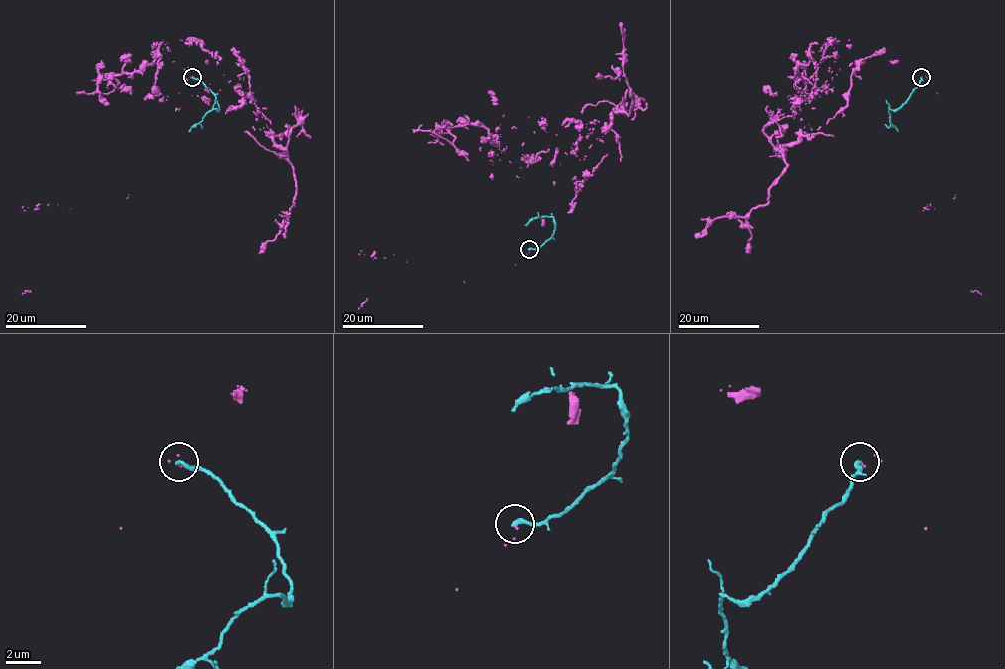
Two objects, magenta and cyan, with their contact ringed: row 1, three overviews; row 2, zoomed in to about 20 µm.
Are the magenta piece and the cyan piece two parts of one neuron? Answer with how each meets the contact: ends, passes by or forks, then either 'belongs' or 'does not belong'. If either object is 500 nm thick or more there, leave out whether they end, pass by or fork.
magenta ends | cyan ends | does not belong

